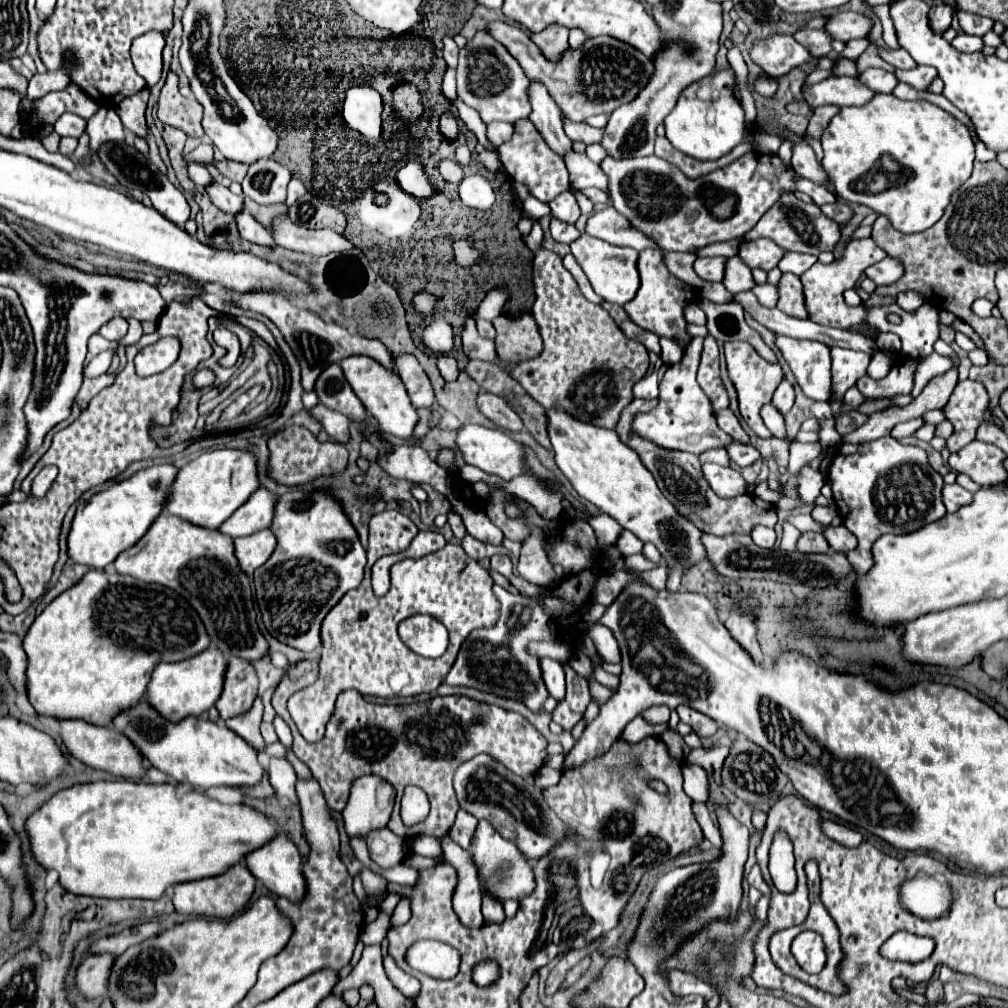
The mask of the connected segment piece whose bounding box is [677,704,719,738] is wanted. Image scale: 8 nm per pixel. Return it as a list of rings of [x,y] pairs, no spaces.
[[[685,704],[677,708],[677,714],[679,714],[681,722],[689,724],[693,728],[693,732],[699,734],[701,738],[703,736],[713,736],[717,732],[717,728],[719,728],[719,724],[713,718],[707,718],[705,714],[701,714],[701,712],[693,710],[691,706],[685,706]]]

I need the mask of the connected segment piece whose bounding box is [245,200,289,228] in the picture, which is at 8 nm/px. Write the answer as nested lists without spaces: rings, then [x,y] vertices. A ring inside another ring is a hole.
[[[245,200],[245,210],[263,226],[269,228],[271,218],[275,218],[275,214],[287,214],[289,208],[285,204],[273,204],[273,206],[259,206],[253,200]]]

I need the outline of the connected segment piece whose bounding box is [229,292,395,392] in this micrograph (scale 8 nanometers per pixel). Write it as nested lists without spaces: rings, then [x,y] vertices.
[[[229,292],[231,294],[231,302],[235,302],[241,308],[251,308],[255,312],[265,314],[271,322],[277,324],[277,328],[283,332],[287,344],[293,348],[299,364],[301,364],[301,384],[307,392],[315,390],[315,378],[319,378],[319,374],[331,366],[331,362],[339,362],[347,356],[355,356],[355,354],[363,354],[363,356],[371,356],[375,358],[381,366],[391,368],[393,370],[393,354],[387,350],[387,346],[383,346],[383,342],[379,340],[371,340],[359,334],[349,334],[347,328],[333,324],[333,322],[323,322],[317,314],[301,310],[297,306],[293,306],[283,294],[279,292],[251,292],[251,294],[237,294],[237,292]]]

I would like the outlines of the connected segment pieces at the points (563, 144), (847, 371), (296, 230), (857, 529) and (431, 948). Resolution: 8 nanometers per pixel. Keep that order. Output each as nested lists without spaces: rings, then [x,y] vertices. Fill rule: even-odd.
[[[531,82],[529,96],[531,96],[531,106],[533,106],[529,120],[535,124],[535,128],[539,130],[539,134],[547,142],[547,146],[555,154],[565,158],[565,154],[571,152],[573,142],[567,138],[567,134],[563,130],[559,108],[551,100],[551,96],[547,94],[547,88],[539,82]]]
[[[831,348],[831,402],[843,402],[845,392],[866,374],[870,359],[864,352]]]
[[[287,216],[275,218],[271,234],[277,242],[277,246],[311,254],[311,256],[327,256],[331,252],[341,252],[341,250],[353,250],[353,244],[333,232],[333,230],[309,230],[299,224],[291,224]]]
[[[891,436],[865,444],[841,444],[829,466],[827,484],[833,490],[843,524],[857,538],[855,550],[845,552],[855,572],[867,572],[871,568],[871,546],[875,538],[887,532],[903,534],[917,530],[943,518],[947,512],[941,502],[943,478],[929,466],[927,454],[917,446],[903,446]]]
[[[419,940],[407,948],[407,964],[431,978],[453,978],[459,972],[459,954],[437,940]]]

